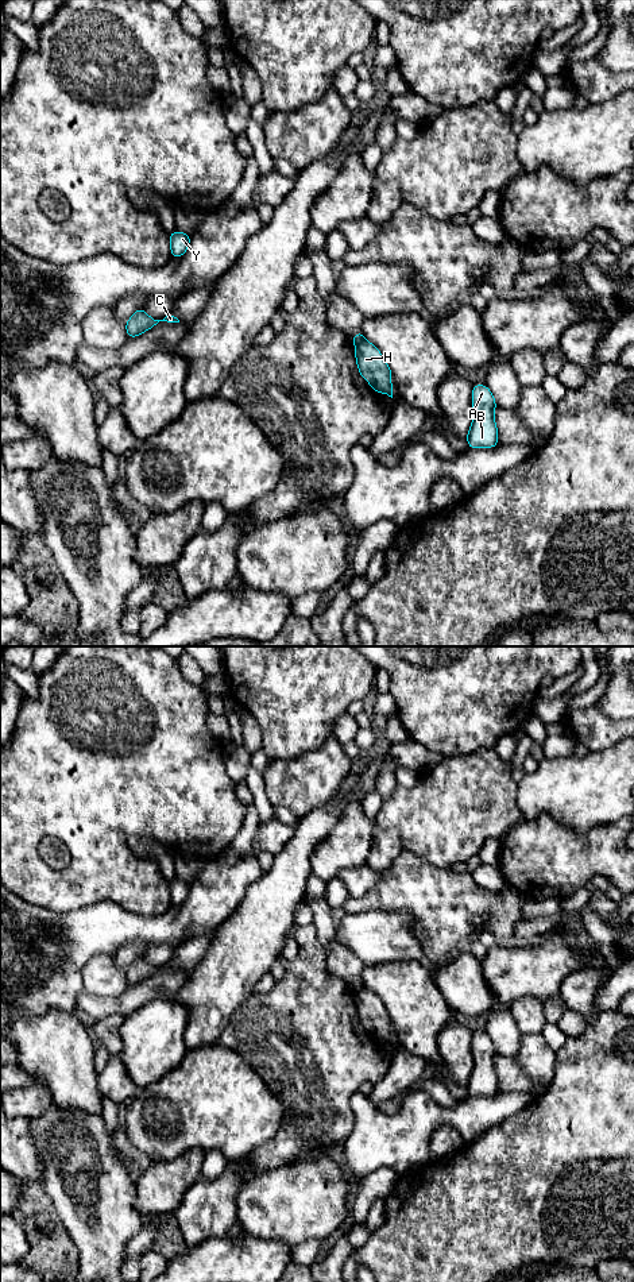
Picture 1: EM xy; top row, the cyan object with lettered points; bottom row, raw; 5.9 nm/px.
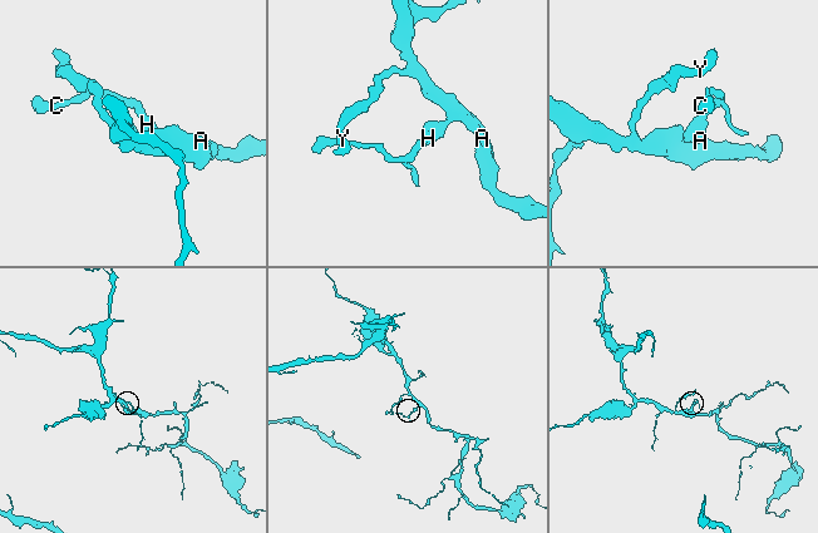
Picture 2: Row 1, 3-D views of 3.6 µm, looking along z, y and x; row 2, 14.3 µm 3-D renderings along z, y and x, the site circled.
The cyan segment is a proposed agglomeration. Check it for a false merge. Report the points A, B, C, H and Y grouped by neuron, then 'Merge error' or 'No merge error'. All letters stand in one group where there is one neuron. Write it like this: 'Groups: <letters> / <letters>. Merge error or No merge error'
Groups: A B H Y / C. Merge error

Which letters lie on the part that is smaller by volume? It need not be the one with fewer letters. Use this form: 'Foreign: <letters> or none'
Foreign: C

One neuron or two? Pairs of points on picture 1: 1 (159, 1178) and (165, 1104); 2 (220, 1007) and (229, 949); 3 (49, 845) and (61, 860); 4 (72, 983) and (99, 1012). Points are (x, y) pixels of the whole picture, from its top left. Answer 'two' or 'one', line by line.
1: one
2: one
3: one
4: two

